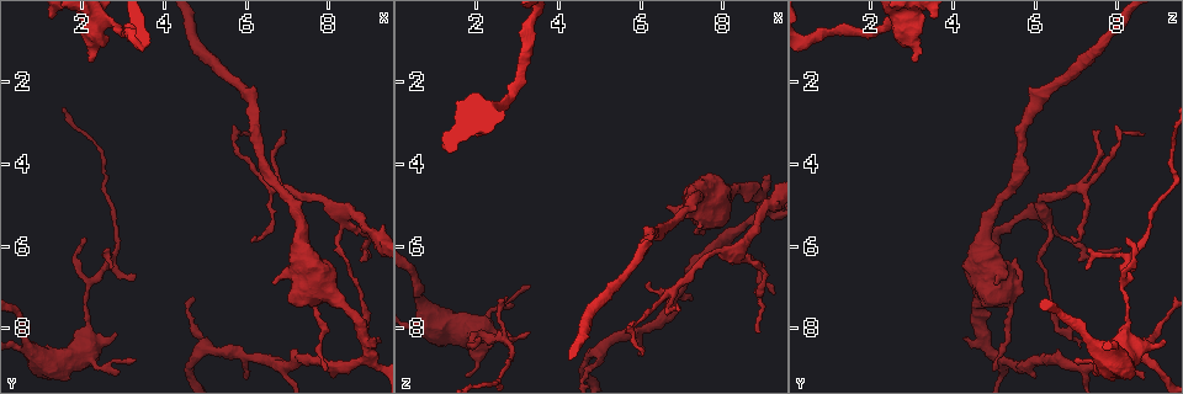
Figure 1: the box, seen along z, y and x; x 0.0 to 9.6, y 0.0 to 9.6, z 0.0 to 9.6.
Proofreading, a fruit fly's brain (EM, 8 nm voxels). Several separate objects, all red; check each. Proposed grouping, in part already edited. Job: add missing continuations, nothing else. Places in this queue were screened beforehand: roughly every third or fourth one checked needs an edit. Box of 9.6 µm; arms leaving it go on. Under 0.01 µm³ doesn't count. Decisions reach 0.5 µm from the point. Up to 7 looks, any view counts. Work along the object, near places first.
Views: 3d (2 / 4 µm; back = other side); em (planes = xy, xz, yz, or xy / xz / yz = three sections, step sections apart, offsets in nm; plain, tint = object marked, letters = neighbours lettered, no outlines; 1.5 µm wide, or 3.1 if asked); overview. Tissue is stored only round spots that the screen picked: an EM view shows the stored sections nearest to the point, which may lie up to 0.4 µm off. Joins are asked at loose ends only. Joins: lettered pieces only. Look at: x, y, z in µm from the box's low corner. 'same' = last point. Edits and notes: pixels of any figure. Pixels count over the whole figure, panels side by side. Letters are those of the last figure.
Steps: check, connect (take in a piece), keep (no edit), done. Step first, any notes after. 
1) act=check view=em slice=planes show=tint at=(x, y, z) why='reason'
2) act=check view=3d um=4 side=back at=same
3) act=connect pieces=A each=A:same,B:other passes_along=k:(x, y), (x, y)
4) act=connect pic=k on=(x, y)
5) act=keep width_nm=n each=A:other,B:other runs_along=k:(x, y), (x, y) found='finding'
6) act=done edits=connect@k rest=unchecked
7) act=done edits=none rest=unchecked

act=check view=3d um=2 at=(9.05, 8.30, 4.25) why='free end'

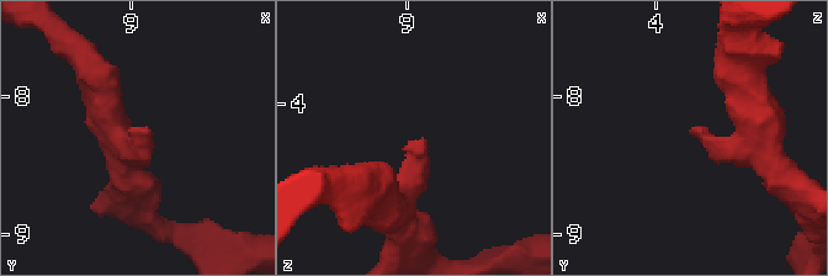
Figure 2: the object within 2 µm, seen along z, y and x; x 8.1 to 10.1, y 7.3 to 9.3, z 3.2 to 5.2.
act=check view=em slice=xy step=8 show=letters at=(9.10, 8.24, 4.26) why='need the tissue'

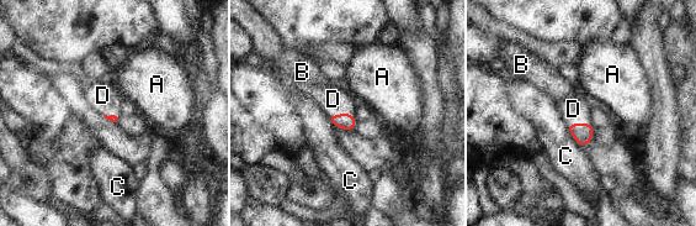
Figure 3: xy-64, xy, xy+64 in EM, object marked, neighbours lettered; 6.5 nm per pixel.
act=check view=em slice=planes show=letters at=same

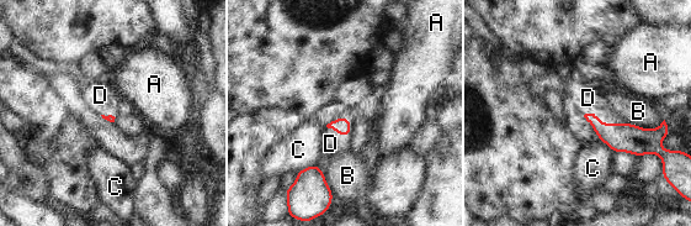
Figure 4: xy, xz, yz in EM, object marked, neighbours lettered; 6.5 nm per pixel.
act=connect pic=4 on=(588, 98) each=A:other,B:other,C:other,D:same passes_along=4:(620, 137), (606, 124), (588, 98) found='the neuron continues'

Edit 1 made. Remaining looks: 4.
act=check view=em slice=planes show=letters at=(3.35, 8.80, 6.95) why='branch stops here'

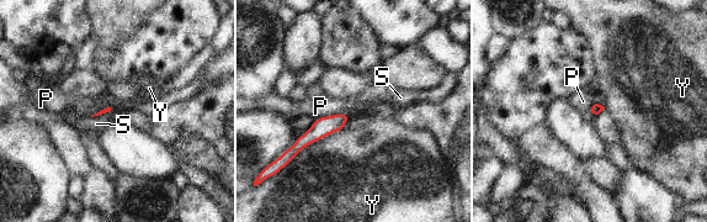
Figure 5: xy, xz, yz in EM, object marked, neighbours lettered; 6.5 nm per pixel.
act=keep each=P:other,S:other,Y:other runs_along=5:(345, 117), (323, 126), (291, 151) found='none of them fits'

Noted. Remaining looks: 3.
act=check view=em slice=planes show=letters at=(8.90, 6.05, 8.10) why='end of a long branch'

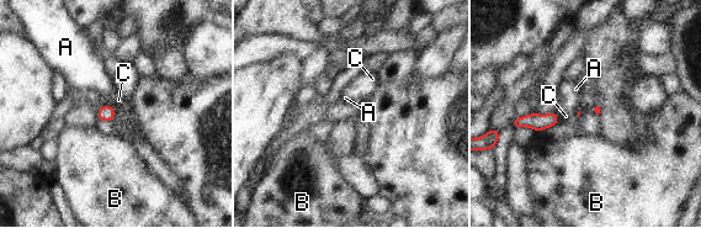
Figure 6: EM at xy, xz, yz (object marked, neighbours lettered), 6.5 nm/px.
act=keep each=A:other,B:other,C:other border=6:(555, 112), (559, 123) found='none of them fits'

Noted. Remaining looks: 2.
act=done edits=connect@4 rest=unchecked

